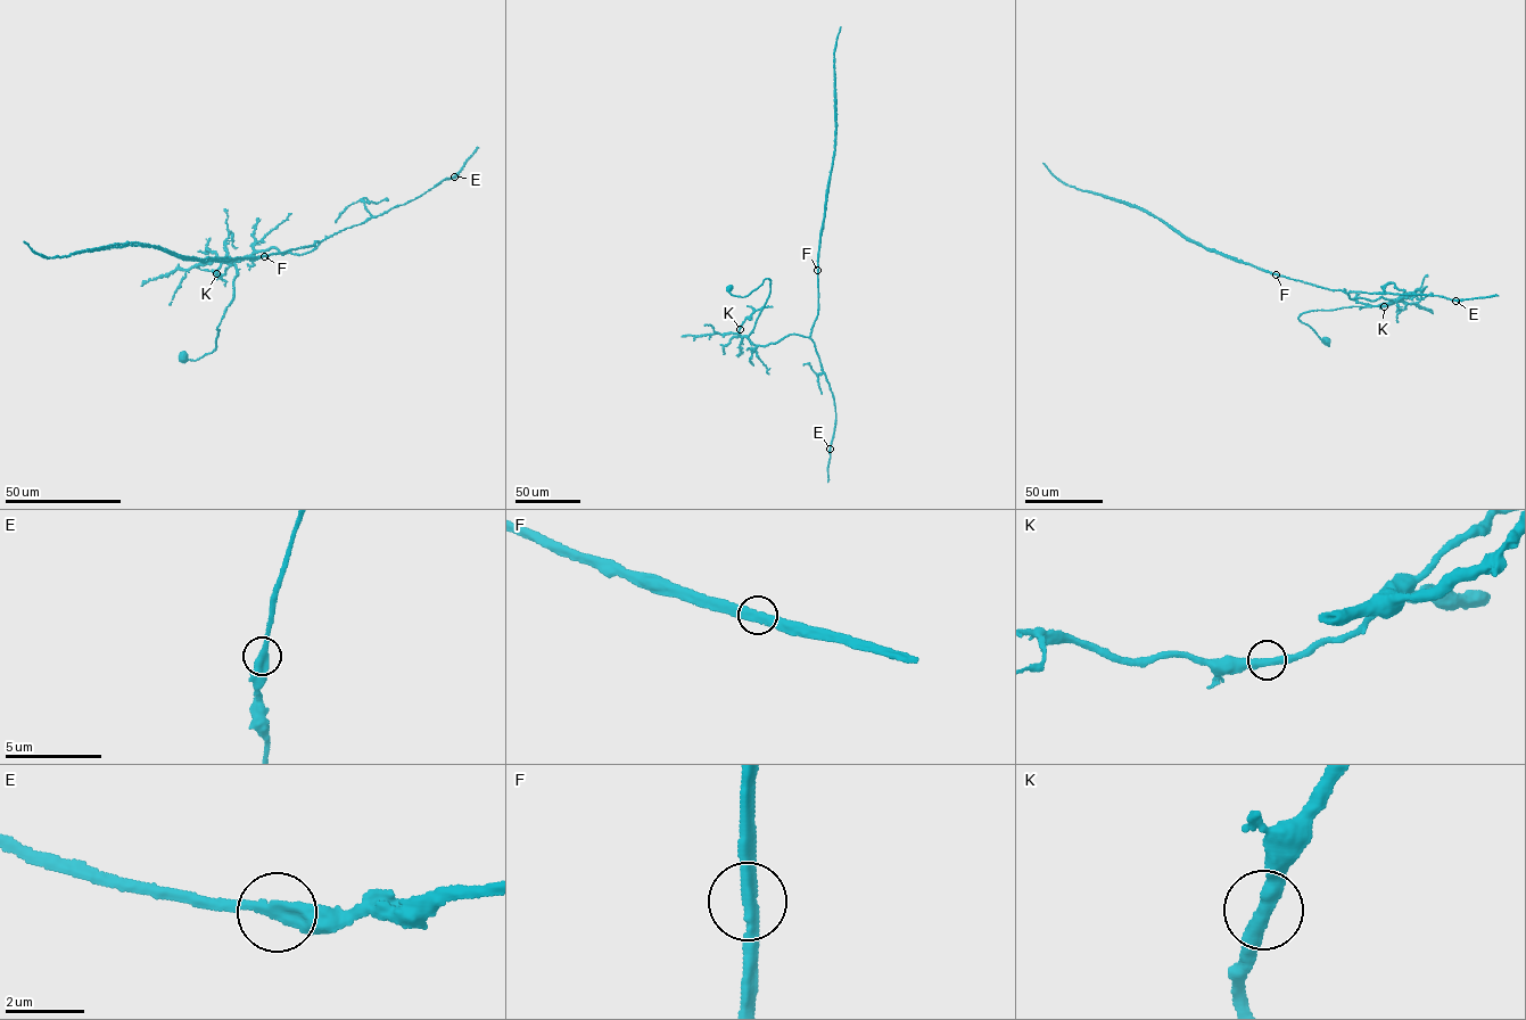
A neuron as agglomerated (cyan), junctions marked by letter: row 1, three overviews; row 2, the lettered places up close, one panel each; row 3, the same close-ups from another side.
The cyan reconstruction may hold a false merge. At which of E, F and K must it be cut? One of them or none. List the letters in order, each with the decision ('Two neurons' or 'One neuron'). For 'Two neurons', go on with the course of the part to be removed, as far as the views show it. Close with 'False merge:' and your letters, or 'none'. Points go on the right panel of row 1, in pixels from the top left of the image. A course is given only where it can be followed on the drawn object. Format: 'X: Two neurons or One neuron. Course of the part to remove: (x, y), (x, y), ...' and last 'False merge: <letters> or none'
E: One neuron
F: Two neurons. Course of the part to remove: (1276, 274), (1206, 248), (1144, 210), (1085, 190)
K: One neuron
False merge: F

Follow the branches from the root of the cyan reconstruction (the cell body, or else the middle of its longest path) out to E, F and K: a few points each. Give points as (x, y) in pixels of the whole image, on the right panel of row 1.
E: (1326, 340), (1328, 346), (1300, 320), (1301, 314), (1393, 302), (1380, 297), (1351, 299), (1351, 291), (1456, 301)
F: (1326, 340), (1328, 346), (1300, 320), (1301, 314), (1393, 301), (1351, 299), (1343, 291), (1276, 274)
K: (1326, 340), (1328, 346), (1300, 320), (1301, 314), (1376, 306), (1393, 301), (1384, 306)

